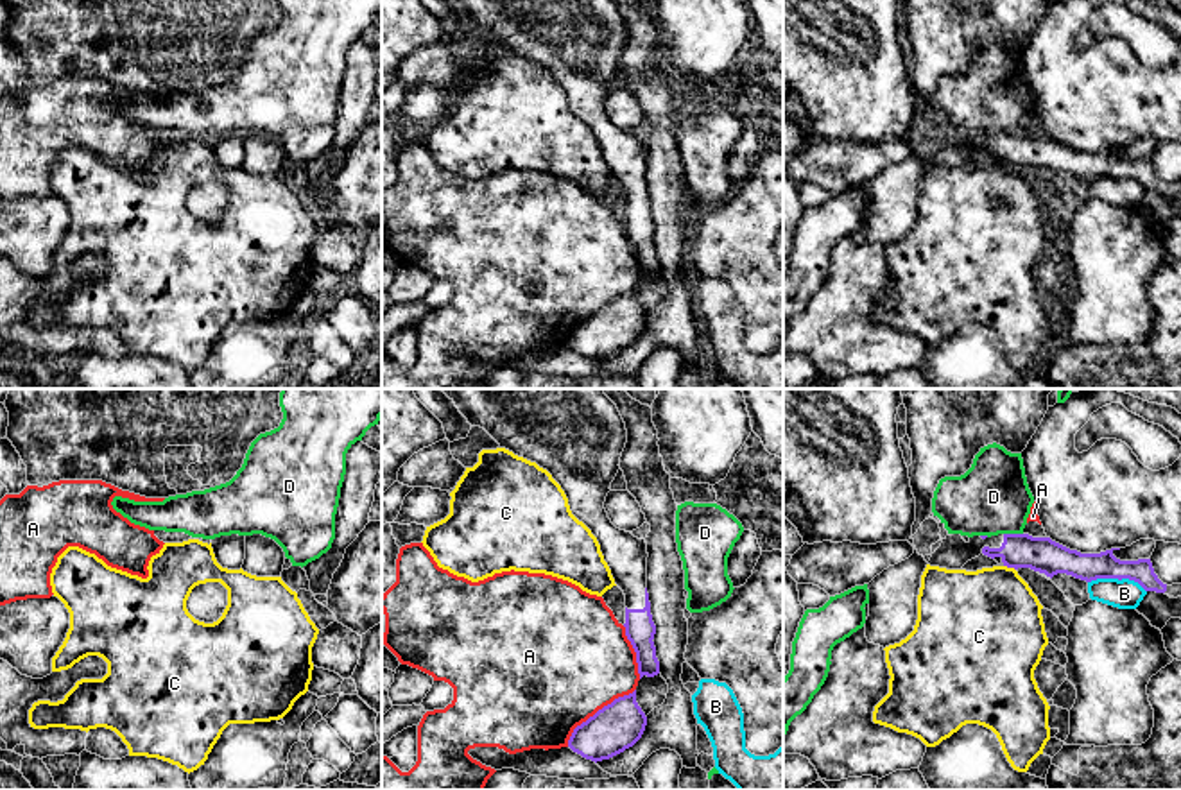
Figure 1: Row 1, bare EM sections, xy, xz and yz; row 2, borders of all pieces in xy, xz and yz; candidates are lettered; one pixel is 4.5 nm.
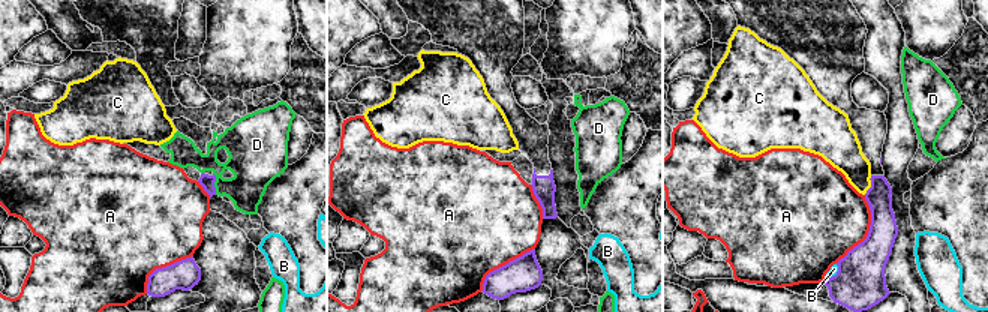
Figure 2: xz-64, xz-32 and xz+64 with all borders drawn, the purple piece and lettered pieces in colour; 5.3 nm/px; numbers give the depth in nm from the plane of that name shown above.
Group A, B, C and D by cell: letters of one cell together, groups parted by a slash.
A / B / C / D

